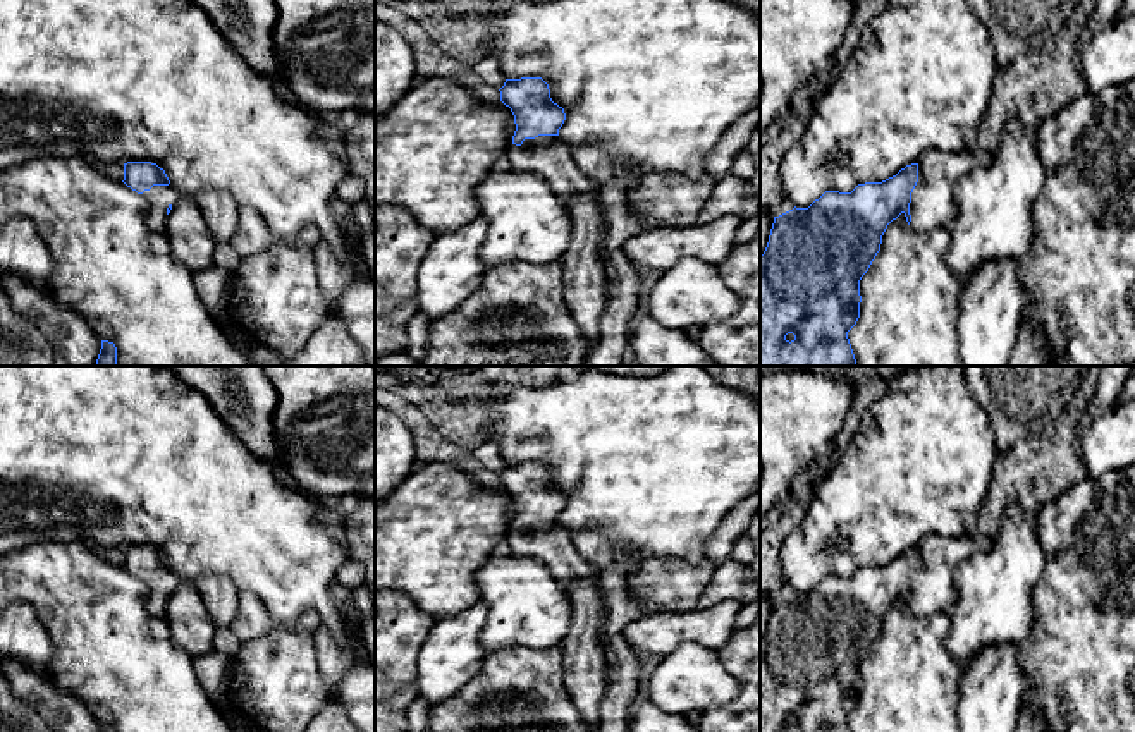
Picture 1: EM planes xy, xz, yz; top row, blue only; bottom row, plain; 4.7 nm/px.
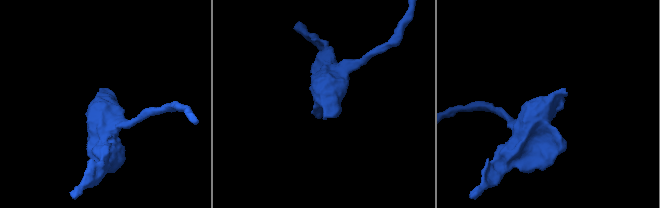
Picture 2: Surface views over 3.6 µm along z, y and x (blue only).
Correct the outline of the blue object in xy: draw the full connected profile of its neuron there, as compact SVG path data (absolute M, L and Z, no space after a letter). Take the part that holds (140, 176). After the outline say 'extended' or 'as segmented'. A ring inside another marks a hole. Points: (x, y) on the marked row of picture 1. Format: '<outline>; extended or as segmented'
M127 162L124 163L122 182L150 203L150 229L165 232L172 204L181 199L179 191L170 184L165 170L151 162Z; extended

